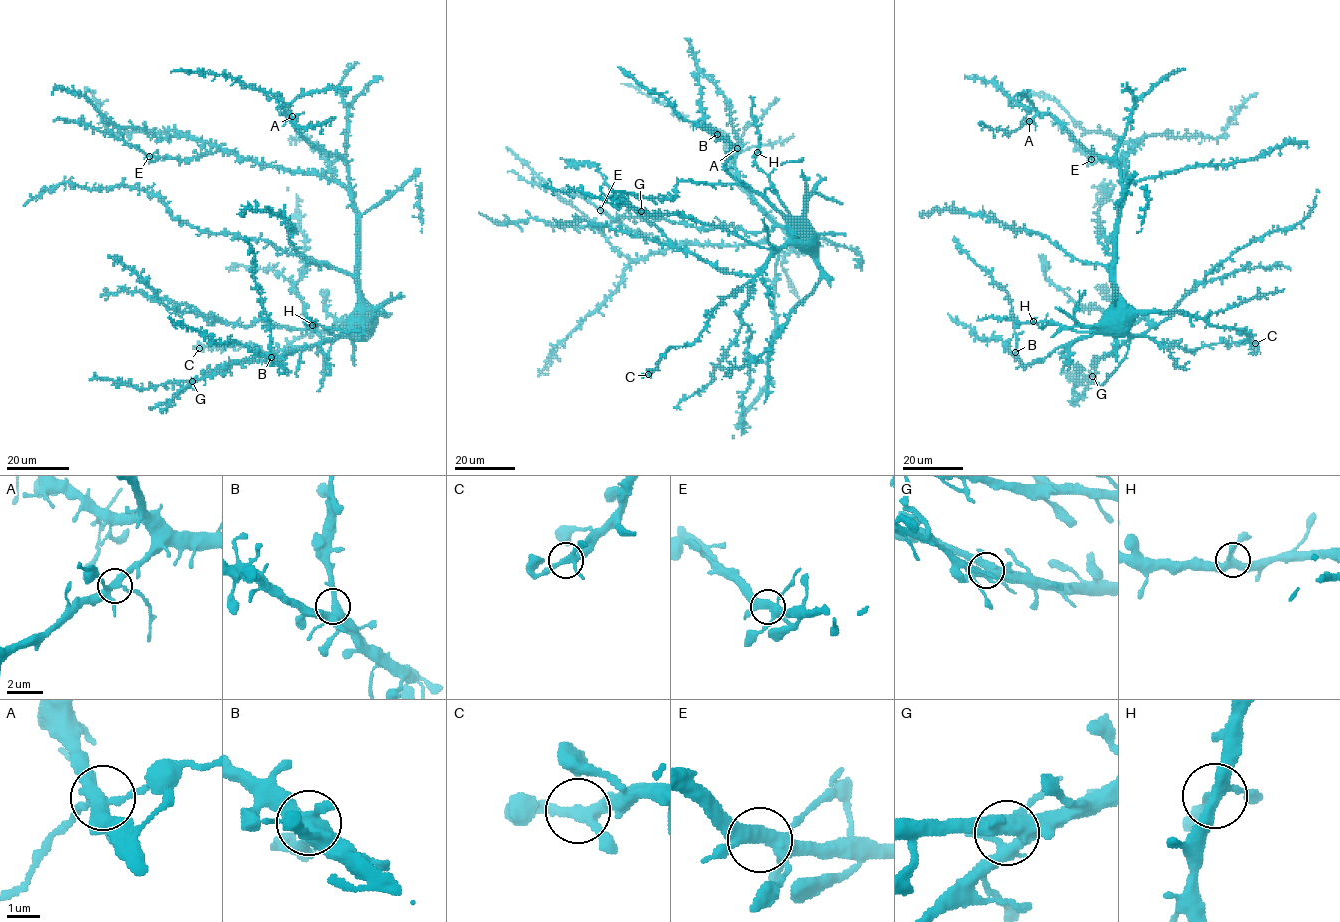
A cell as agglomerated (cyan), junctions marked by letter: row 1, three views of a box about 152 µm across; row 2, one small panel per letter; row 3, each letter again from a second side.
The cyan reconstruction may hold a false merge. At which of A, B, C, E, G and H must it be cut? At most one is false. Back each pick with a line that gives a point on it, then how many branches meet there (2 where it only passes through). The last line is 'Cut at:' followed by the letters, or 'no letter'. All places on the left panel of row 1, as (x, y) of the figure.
Cut at: no letter

